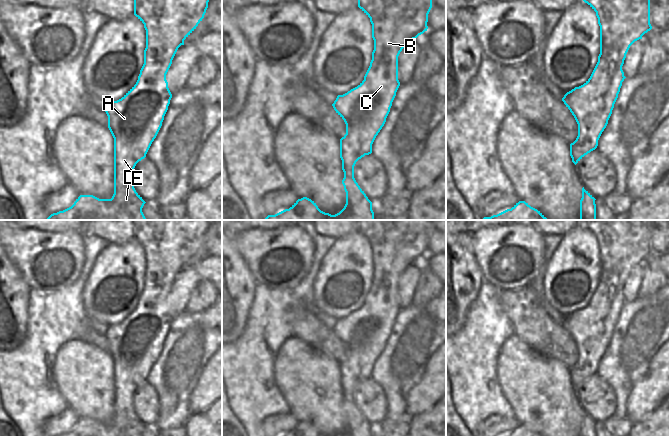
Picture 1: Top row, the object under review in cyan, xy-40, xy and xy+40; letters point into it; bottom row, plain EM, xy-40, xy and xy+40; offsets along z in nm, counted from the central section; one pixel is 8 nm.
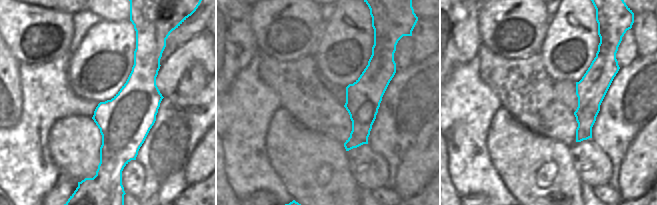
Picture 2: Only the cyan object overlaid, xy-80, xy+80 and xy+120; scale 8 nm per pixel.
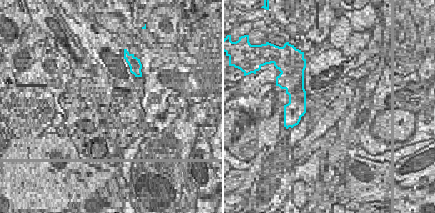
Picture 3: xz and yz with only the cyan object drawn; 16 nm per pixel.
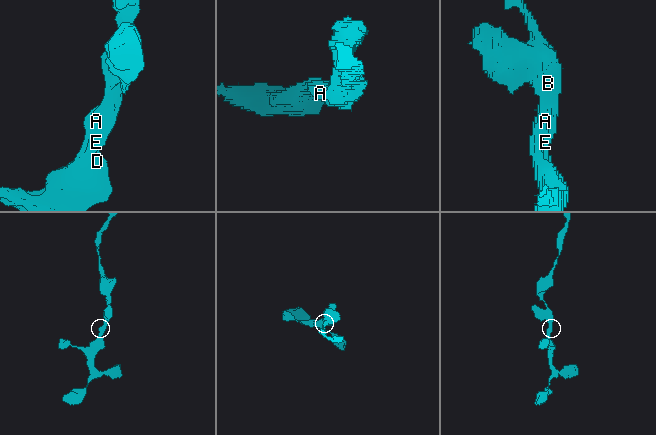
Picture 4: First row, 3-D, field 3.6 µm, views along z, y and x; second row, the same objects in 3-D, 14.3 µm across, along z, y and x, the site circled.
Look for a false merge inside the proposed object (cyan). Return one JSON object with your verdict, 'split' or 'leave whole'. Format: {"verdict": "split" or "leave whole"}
{"verdict": "leave whole"}

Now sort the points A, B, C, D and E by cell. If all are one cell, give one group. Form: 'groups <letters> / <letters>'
groups A B C D E

